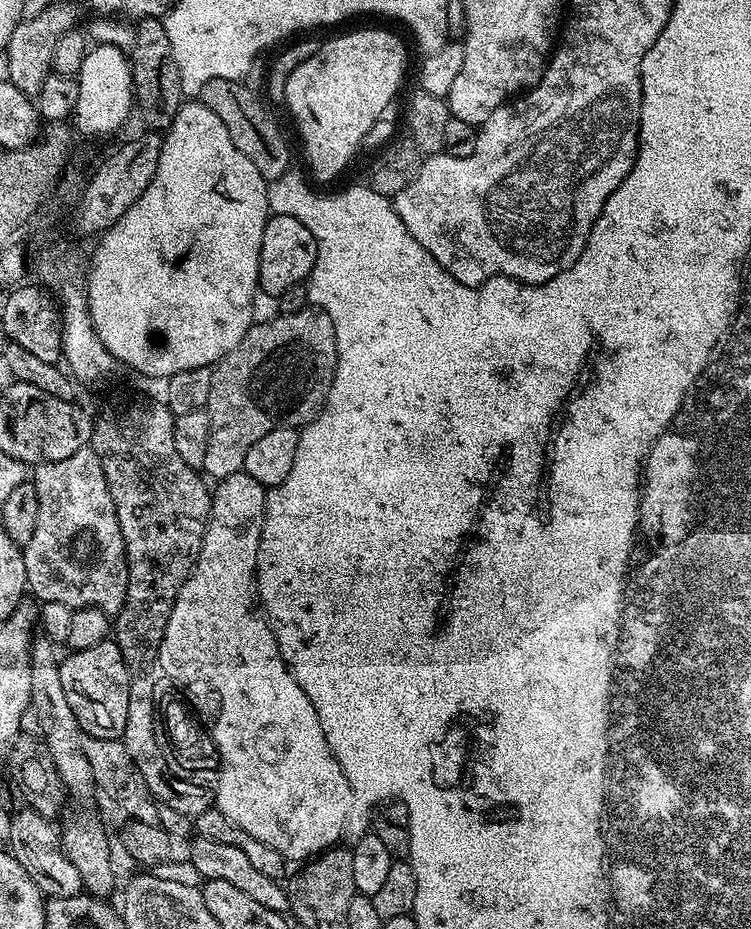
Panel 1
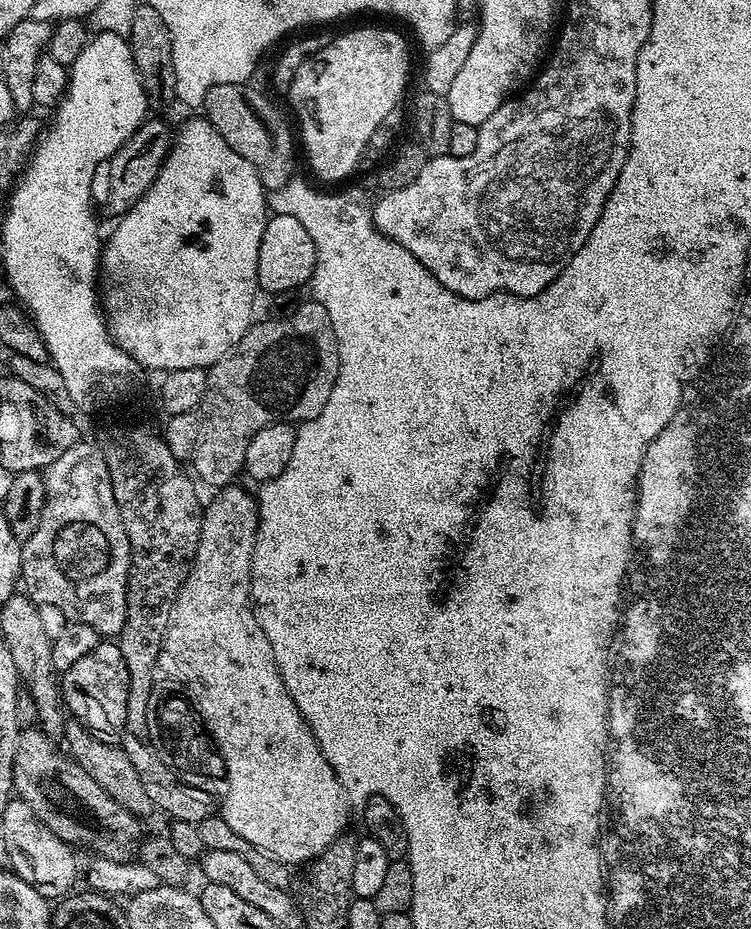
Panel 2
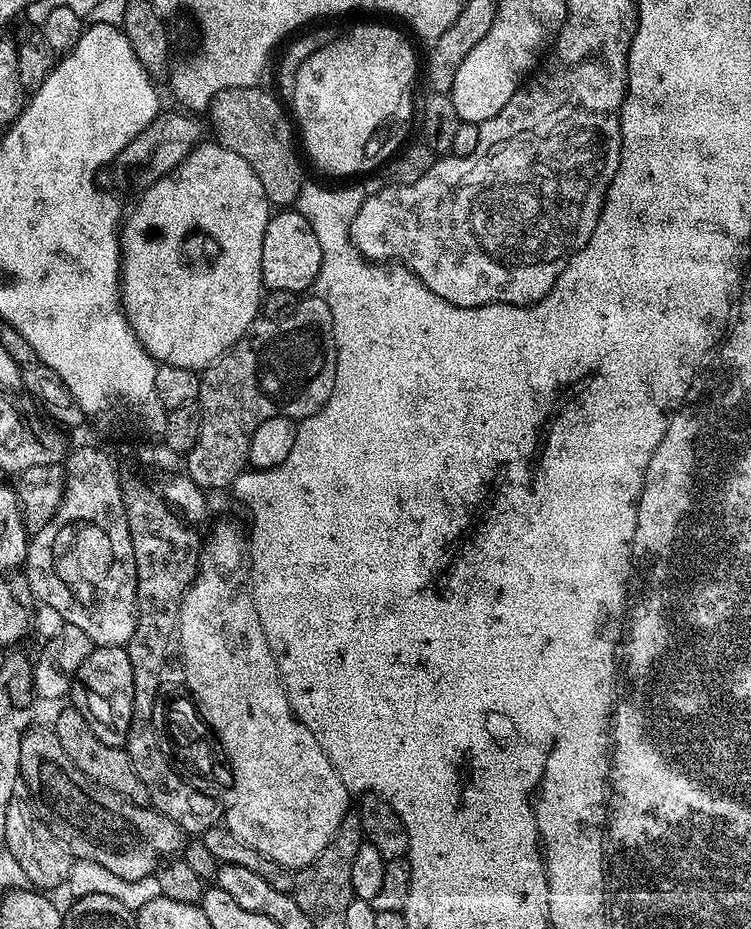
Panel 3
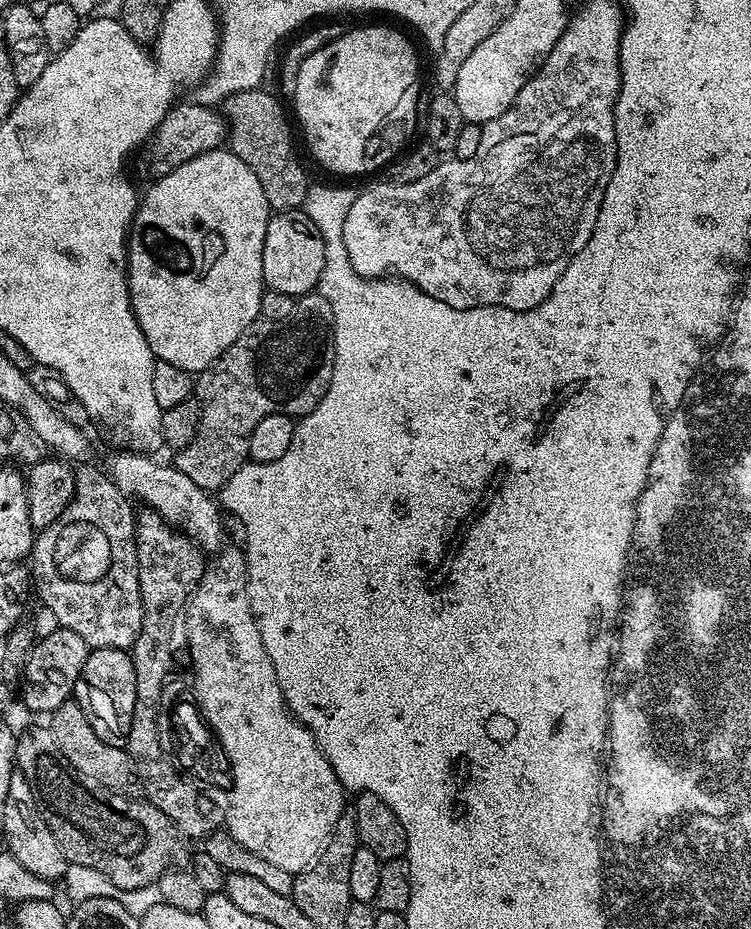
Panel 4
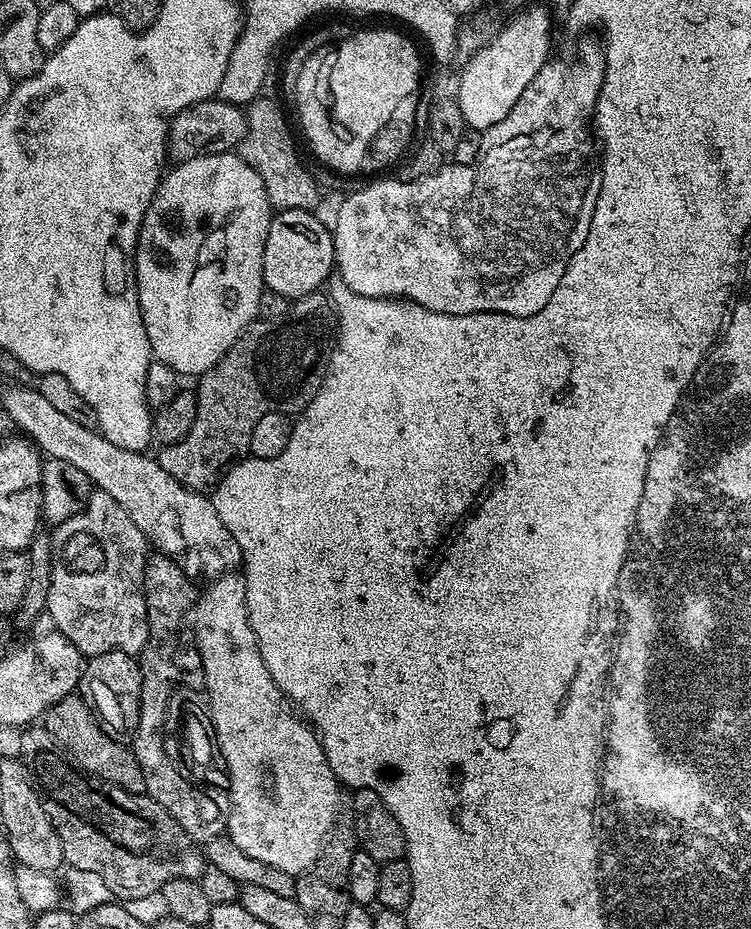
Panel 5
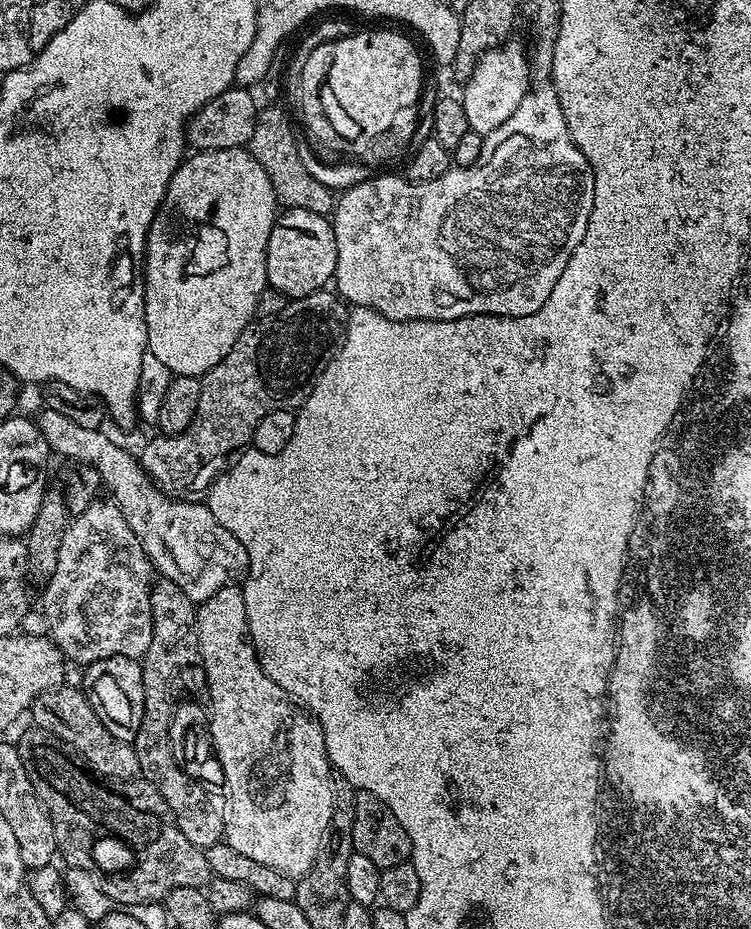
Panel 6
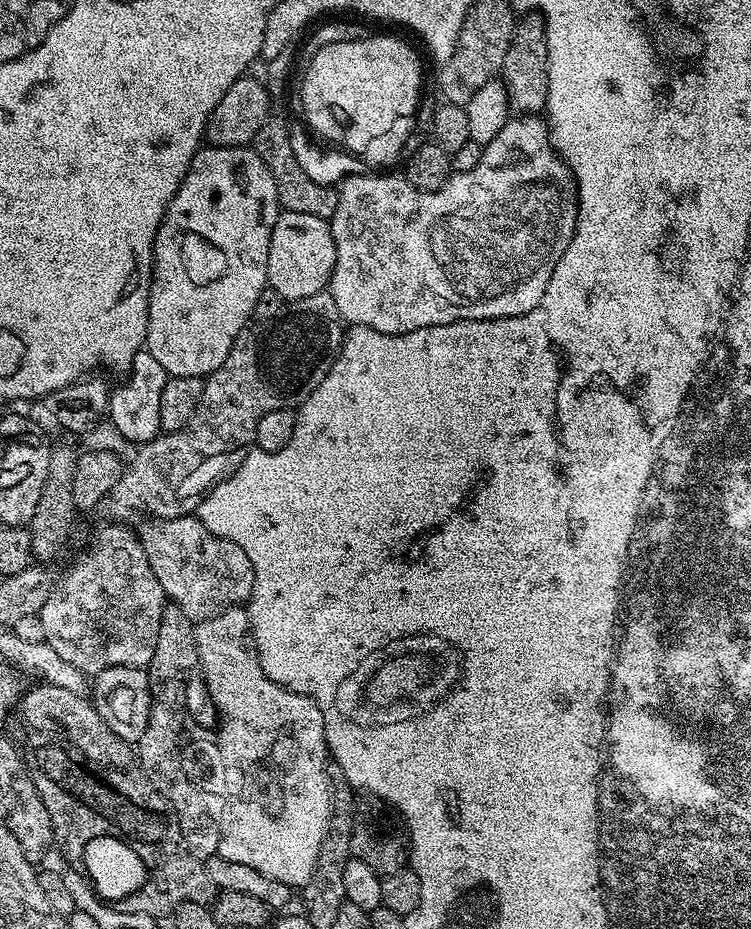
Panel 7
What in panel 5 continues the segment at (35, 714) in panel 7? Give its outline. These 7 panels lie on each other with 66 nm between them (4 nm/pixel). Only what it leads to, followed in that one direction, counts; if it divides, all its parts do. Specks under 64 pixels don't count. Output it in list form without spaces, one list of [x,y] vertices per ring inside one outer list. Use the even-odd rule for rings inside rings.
[[[73,694],[50,705],[44,711],[42,728],[47,735],[49,732],[53,736],[51,739],[59,745],[63,755],[81,772],[97,781],[112,785],[124,794],[144,792],[146,778],[142,778],[142,770],[134,758],[131,747],[127,743],[110,738],[110,734],[102,730],[83,695]]]

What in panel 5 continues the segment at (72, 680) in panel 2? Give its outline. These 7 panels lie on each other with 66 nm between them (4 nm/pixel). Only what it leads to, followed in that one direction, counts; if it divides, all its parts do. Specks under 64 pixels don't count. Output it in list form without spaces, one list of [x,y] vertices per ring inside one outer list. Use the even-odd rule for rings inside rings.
[[[107,652],[91,657],[82,668],[82,695],[102,730],[106,730],[110,738],[121,742],[131,741],[138,726],[142,698],[139,659],[131,652]]]

